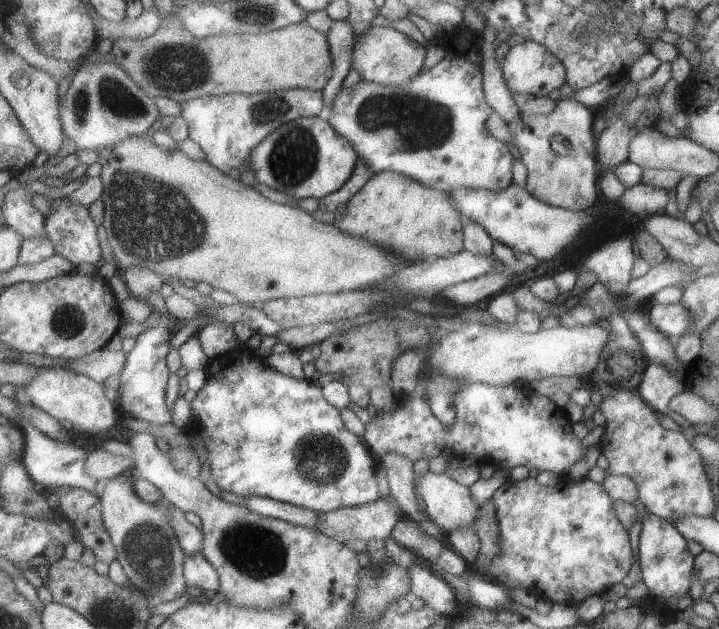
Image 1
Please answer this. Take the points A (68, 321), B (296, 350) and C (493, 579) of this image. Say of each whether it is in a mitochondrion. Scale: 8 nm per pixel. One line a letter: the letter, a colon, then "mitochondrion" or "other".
A: mitochondrion
B: other
C: other

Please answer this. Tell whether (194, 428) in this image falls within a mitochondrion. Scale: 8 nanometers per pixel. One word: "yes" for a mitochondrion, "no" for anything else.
no

